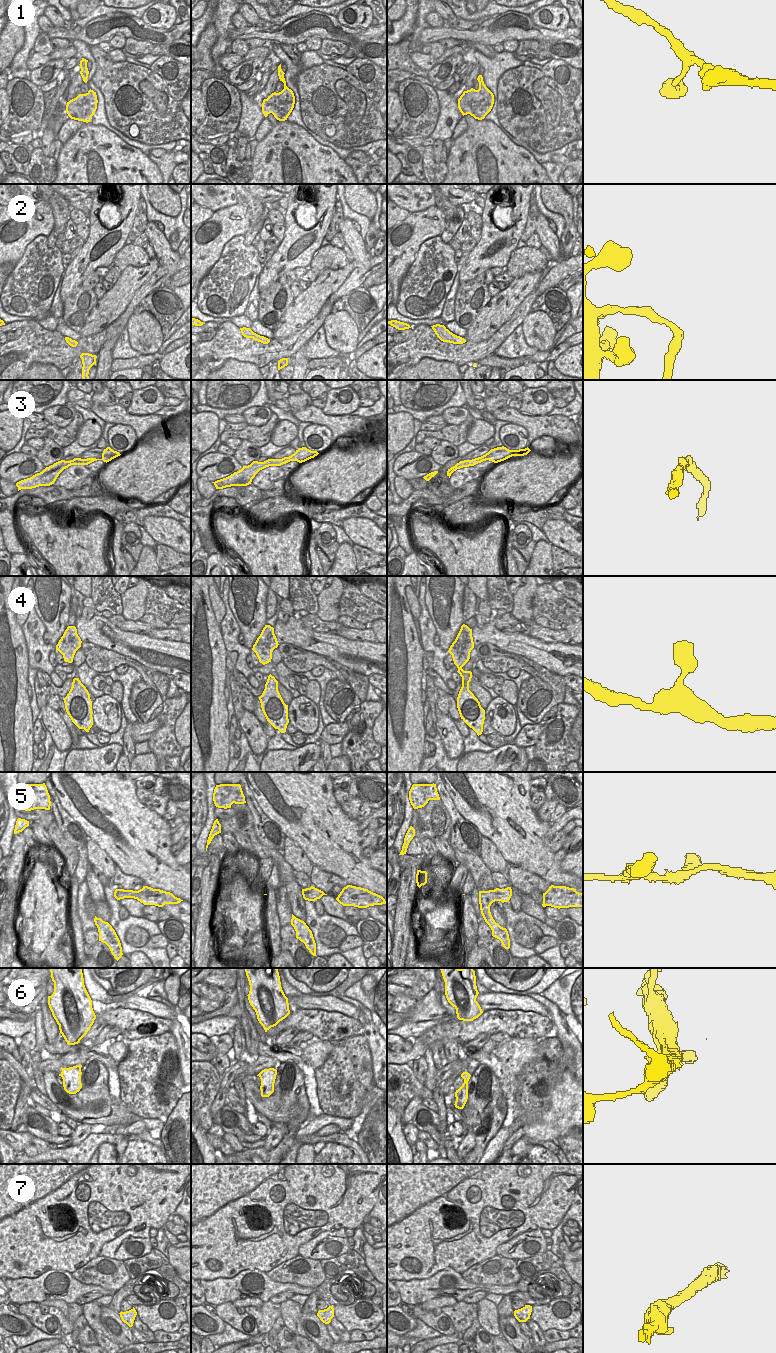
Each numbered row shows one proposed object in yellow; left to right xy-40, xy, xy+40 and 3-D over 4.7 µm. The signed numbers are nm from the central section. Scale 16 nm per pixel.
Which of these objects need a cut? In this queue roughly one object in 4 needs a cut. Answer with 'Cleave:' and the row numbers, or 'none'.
Cleave: 2

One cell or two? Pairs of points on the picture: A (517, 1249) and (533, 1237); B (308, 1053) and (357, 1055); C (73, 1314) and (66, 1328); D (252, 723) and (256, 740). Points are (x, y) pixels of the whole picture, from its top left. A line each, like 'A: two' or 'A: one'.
A: one
B: two
C: one
D: one

